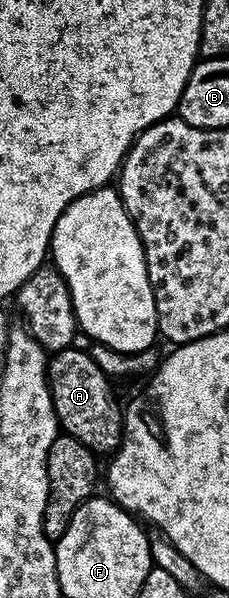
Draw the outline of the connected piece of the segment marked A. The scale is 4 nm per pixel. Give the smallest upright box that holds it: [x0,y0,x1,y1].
[48,348,124,455]

